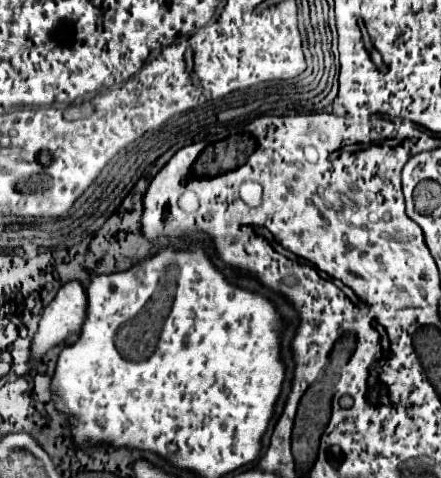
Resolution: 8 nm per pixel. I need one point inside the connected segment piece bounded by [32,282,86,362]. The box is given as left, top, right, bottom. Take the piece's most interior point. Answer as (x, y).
(66, 313)

